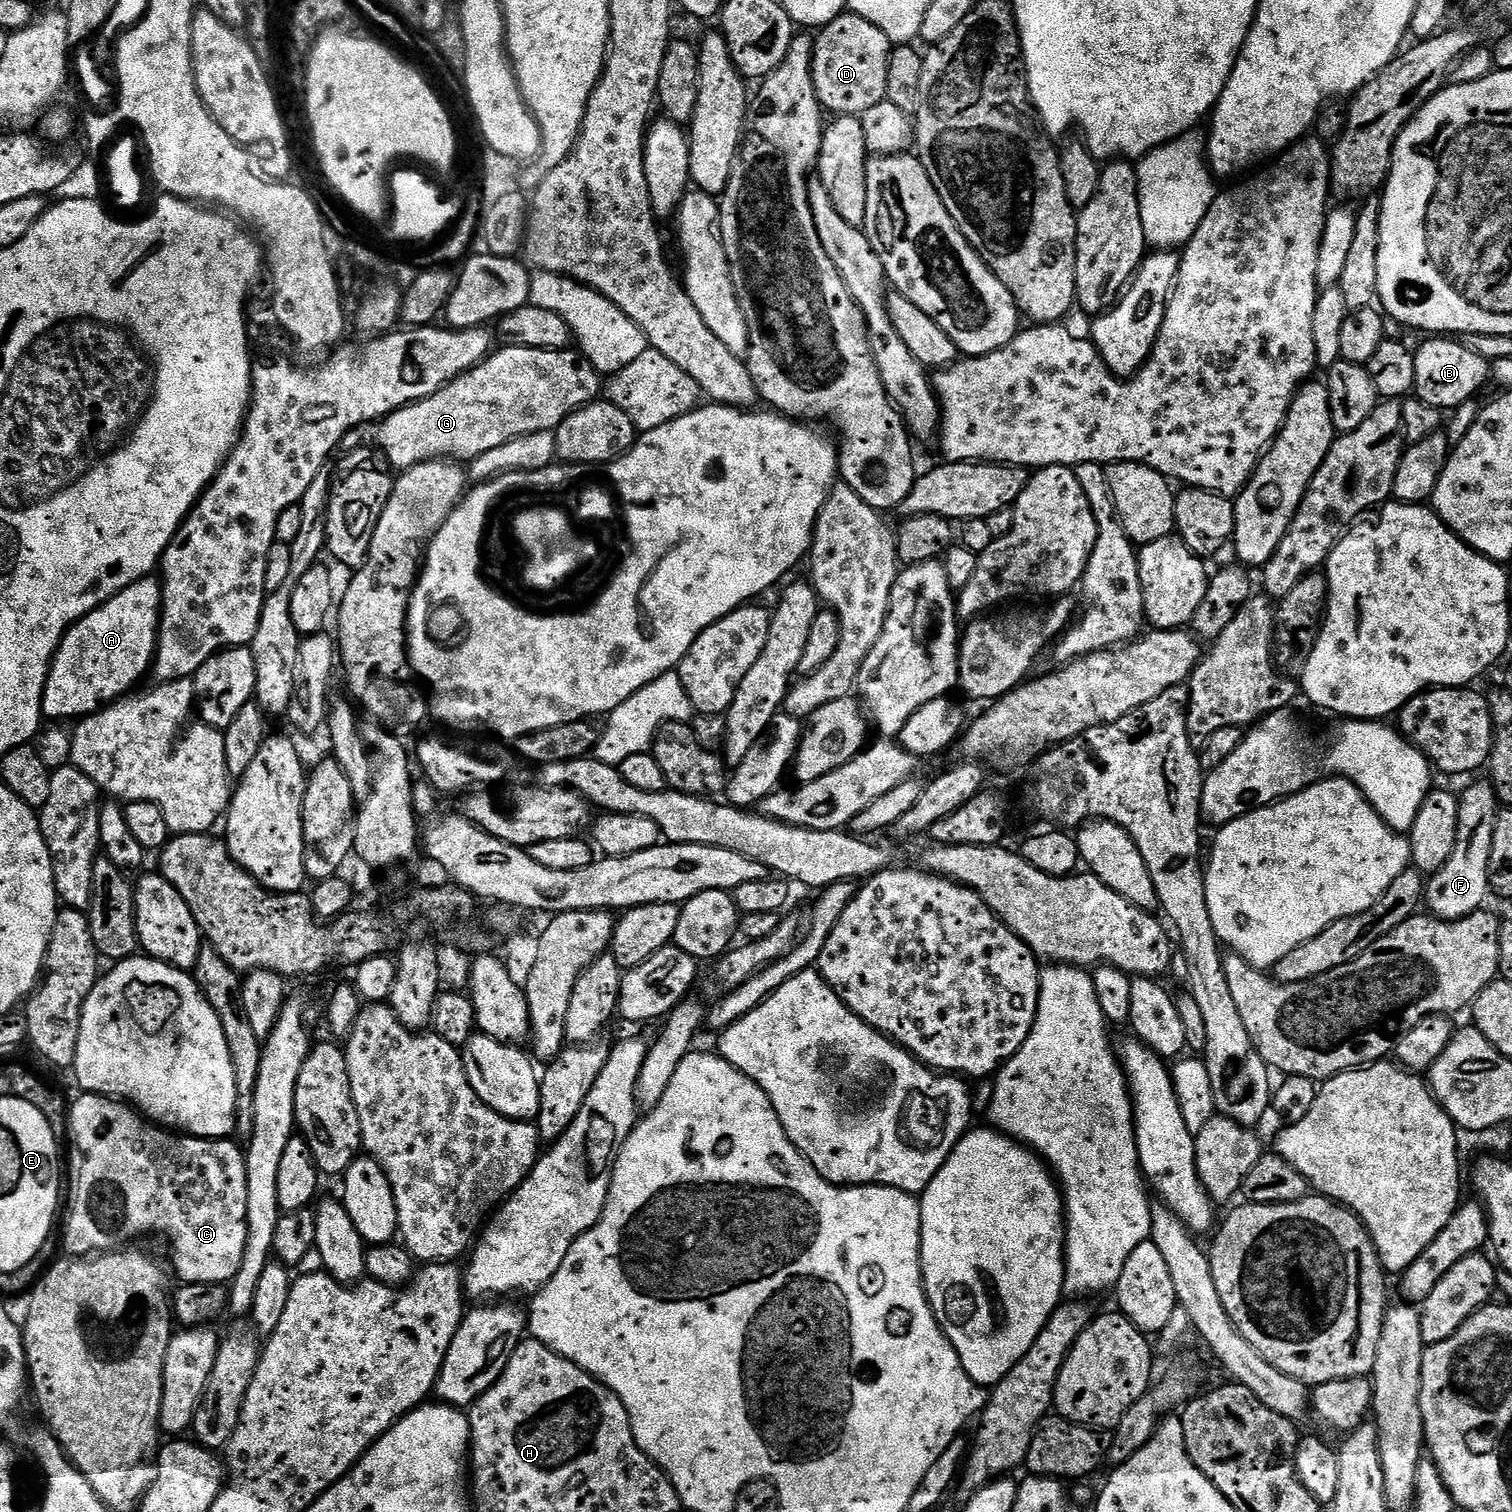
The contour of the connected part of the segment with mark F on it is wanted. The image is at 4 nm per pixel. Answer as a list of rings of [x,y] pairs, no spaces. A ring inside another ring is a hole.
[[[1491,779],[1476,780],[1458,796],[1458,834],[1454,838],[1454,850],[1446,858],[1442,870],[1431,873],[1427,881],[1423,903],[1427,911],[1438,920],[1461,920],[1485,907],[1484,899],[1489,899],[1488,867],[1490,866],[1490,846],[1494,846],[1494,826],[1498,801],[1496,789]]]

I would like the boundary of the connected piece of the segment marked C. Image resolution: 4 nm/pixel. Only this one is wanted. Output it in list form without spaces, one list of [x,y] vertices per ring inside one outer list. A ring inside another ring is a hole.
[[[80,1094],[70,1104],[67,1131],[72,1132],[72,1164],[76,1167],[62,1216],[64,1248],[69,1257],[103,1254],[127,1245],[131,1236],[161,1232],[172,1247],[171,1271],[176,1271],[184,1284],[227,1285],[235,1279],[247,1242],[247,1162],[245,1149],[239,1148],[235,1139],[203,1140],[201,1136],[177,1134],[157,1126],[119,1099],[95,1094]]]

